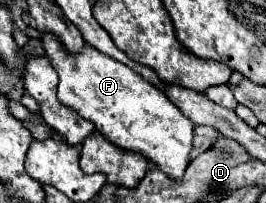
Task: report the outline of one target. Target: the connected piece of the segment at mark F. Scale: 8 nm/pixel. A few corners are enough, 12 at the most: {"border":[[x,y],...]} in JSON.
{"border":[[43,47],[63,105],[183,179],[195,125],[131,67]]}

